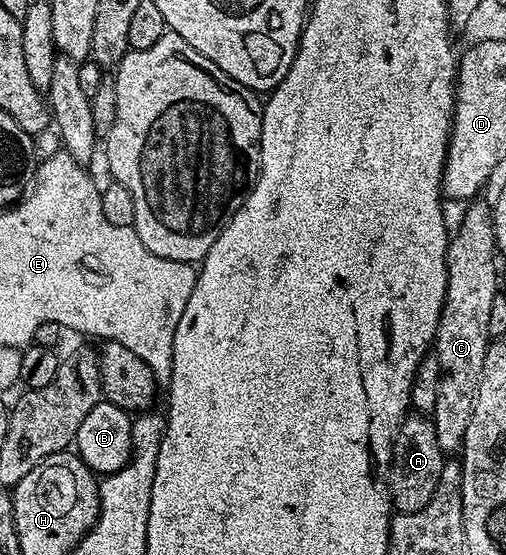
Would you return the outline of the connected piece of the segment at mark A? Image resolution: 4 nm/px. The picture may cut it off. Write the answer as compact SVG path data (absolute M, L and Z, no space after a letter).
M408 414L395 432L395 443L391 446L391 462L386 473L387 488L391 492L391 503L396 513L421 510L433 498L441 470L445 463L445 453L437 442L434 422L423 414Z

